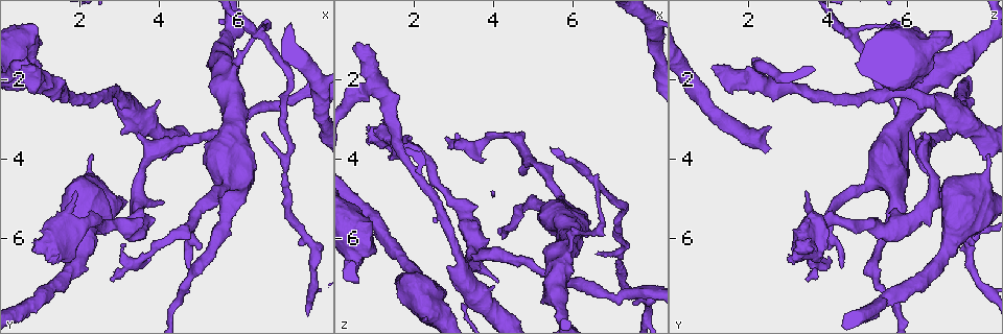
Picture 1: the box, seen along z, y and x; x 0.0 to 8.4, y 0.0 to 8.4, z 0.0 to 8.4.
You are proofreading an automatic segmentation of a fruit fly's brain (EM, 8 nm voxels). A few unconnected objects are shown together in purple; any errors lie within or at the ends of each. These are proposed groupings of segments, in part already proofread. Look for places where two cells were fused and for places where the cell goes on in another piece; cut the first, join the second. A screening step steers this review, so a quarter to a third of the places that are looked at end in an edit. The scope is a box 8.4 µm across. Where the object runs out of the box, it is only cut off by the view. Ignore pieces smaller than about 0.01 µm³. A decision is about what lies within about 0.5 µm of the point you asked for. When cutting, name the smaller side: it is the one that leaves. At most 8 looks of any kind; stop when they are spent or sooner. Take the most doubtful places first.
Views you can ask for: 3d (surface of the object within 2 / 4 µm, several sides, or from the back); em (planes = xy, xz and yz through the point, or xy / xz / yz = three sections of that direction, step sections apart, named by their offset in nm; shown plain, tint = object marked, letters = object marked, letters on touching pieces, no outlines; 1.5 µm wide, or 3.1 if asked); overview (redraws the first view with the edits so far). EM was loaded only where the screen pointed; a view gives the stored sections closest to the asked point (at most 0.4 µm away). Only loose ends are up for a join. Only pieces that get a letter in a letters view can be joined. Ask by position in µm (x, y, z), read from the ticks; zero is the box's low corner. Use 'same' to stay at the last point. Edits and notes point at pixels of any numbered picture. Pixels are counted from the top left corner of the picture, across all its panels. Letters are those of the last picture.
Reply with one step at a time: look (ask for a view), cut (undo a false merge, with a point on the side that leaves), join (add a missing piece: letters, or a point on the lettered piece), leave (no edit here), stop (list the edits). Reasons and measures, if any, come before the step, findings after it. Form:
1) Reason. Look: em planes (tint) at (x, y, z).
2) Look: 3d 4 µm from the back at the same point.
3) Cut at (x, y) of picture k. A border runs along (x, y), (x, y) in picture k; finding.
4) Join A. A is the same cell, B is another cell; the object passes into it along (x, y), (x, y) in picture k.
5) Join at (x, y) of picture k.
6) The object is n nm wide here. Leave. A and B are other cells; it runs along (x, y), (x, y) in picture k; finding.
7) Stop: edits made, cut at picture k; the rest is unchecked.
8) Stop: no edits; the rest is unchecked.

A narrow waist. Look: em planes (letters) at (6.65, 0.80, 4.70).

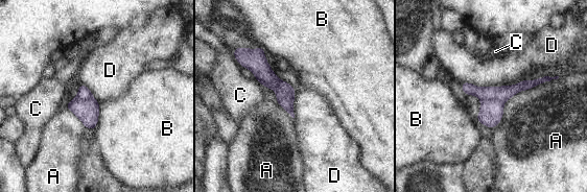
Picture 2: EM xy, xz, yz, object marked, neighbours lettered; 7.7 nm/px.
Cut at (491, 113) of picture 2. A, B, C and D are other cells; a border runs along (482, 100), (499, 100), (502, 102) in picture 2; a second cell is stuck on.

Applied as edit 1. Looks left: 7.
Redraw. Look: overview.

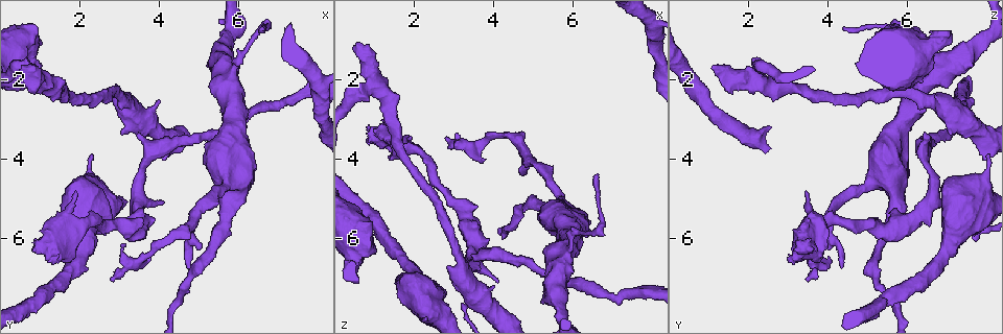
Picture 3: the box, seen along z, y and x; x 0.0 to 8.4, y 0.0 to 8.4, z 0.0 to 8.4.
Branch stops here. Look: em planes (letters) at (3.15, 6.20, 3.35).

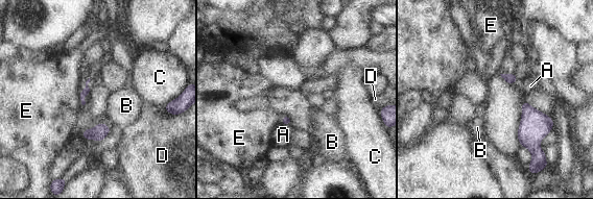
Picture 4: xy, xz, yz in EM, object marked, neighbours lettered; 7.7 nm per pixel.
Leave. A, B, C, D and E are other cells; a border runs along (79, 95), (82, 104) in picture 4; no lettered piece goes on from it.

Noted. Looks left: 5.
Stop: edits made, cut at picture 2; the rest is unchecked.

